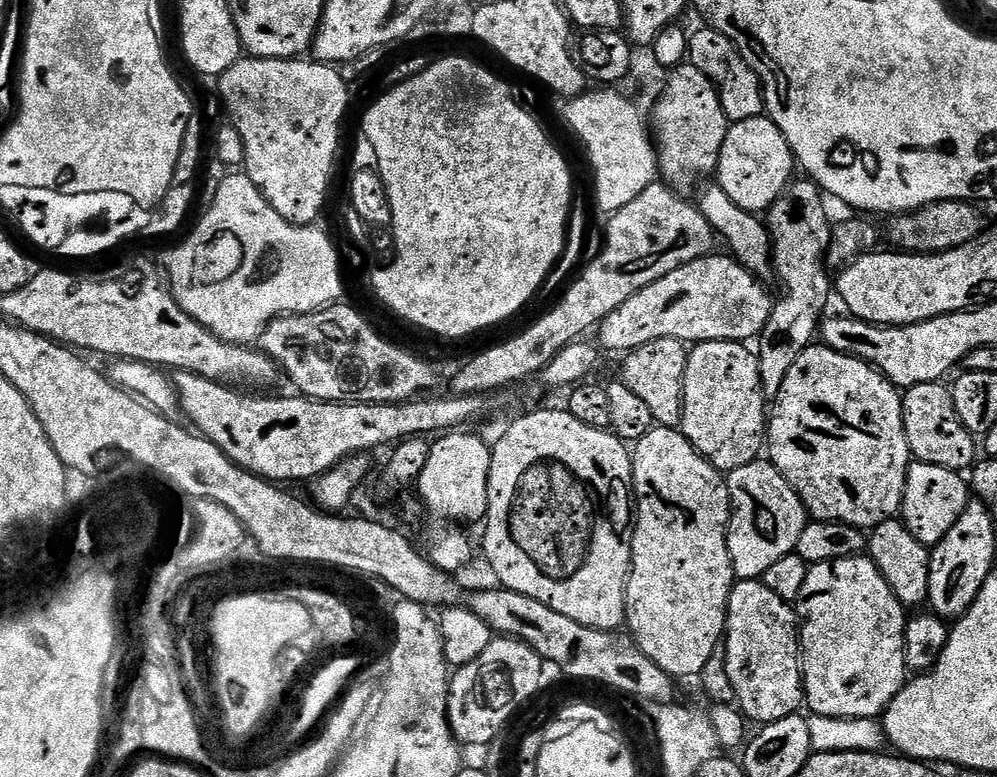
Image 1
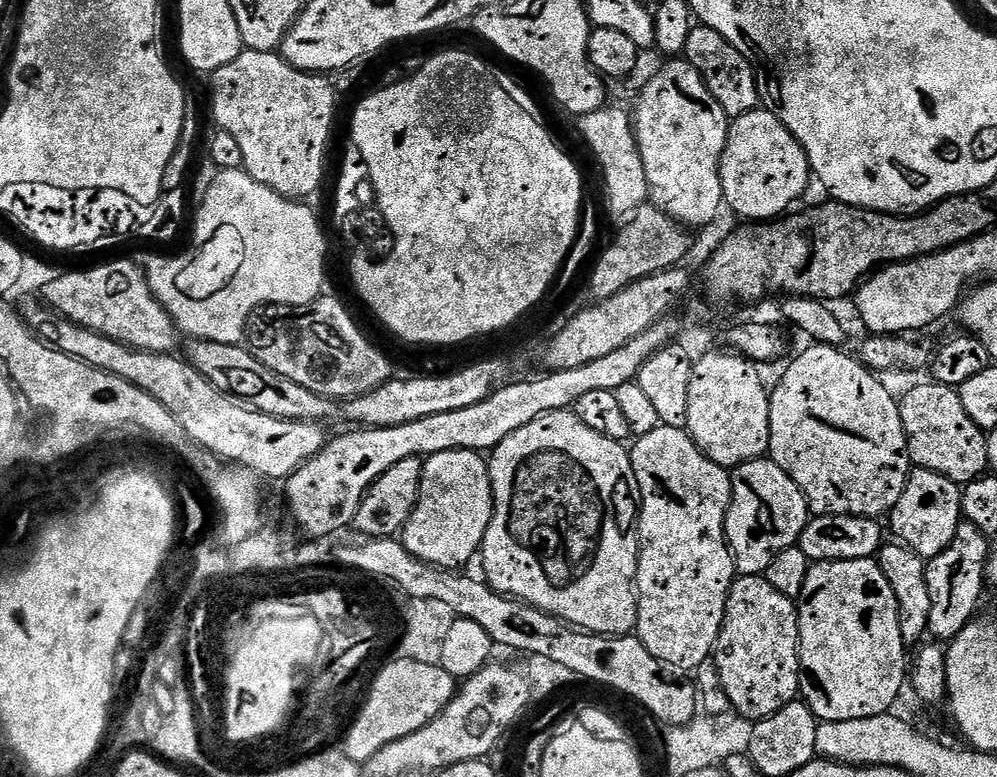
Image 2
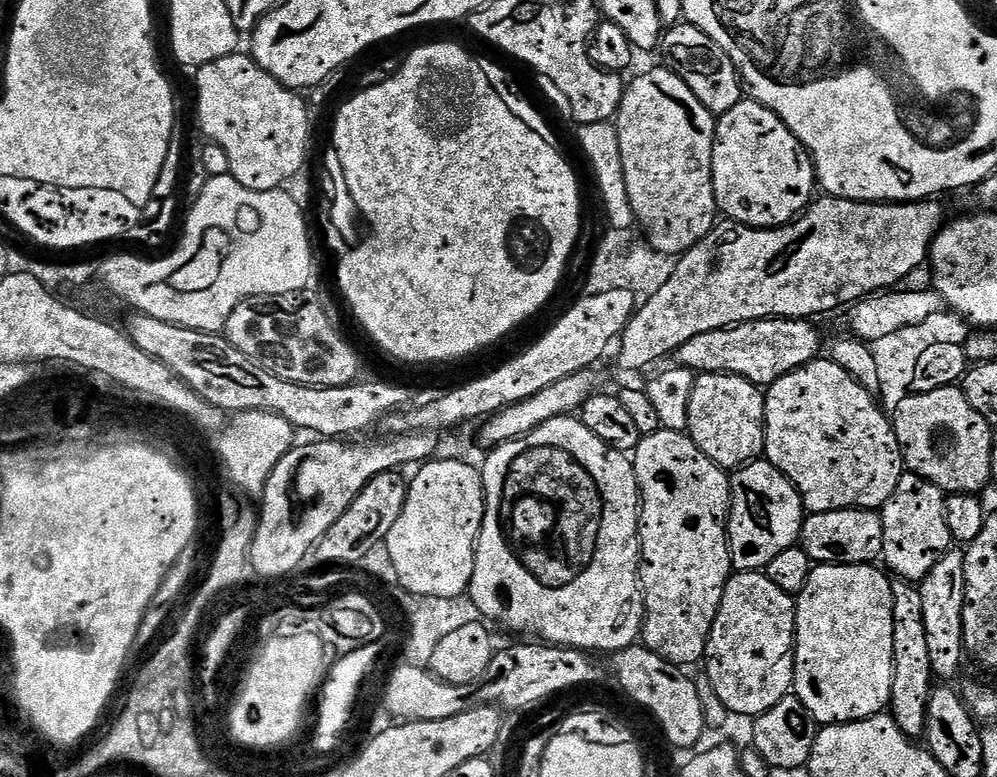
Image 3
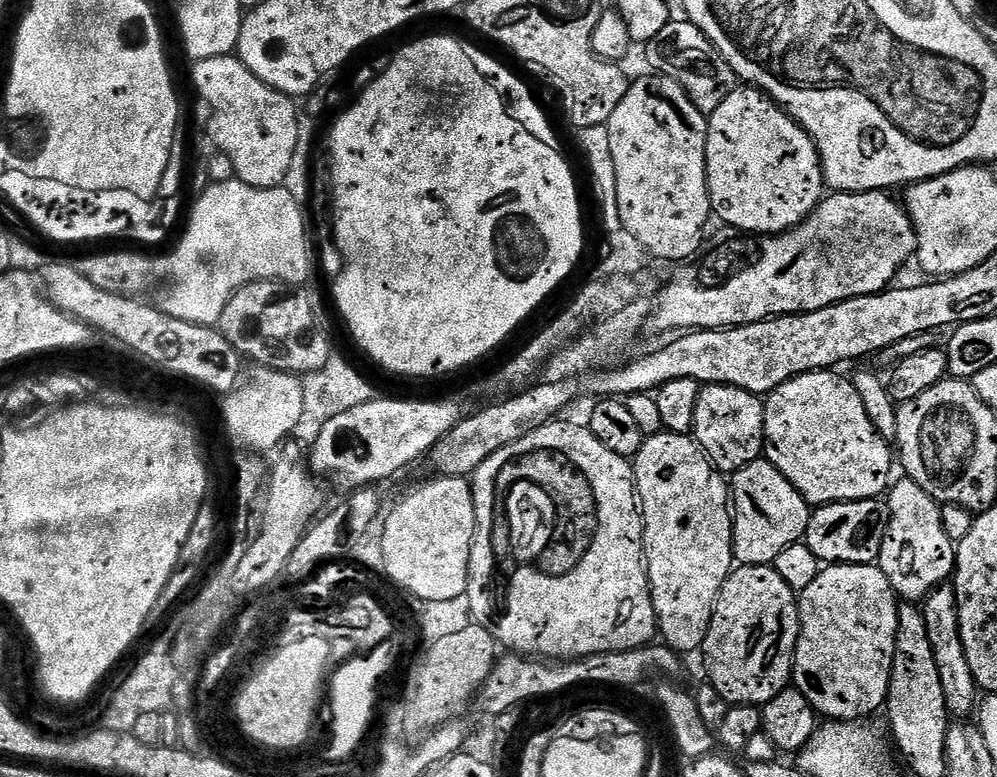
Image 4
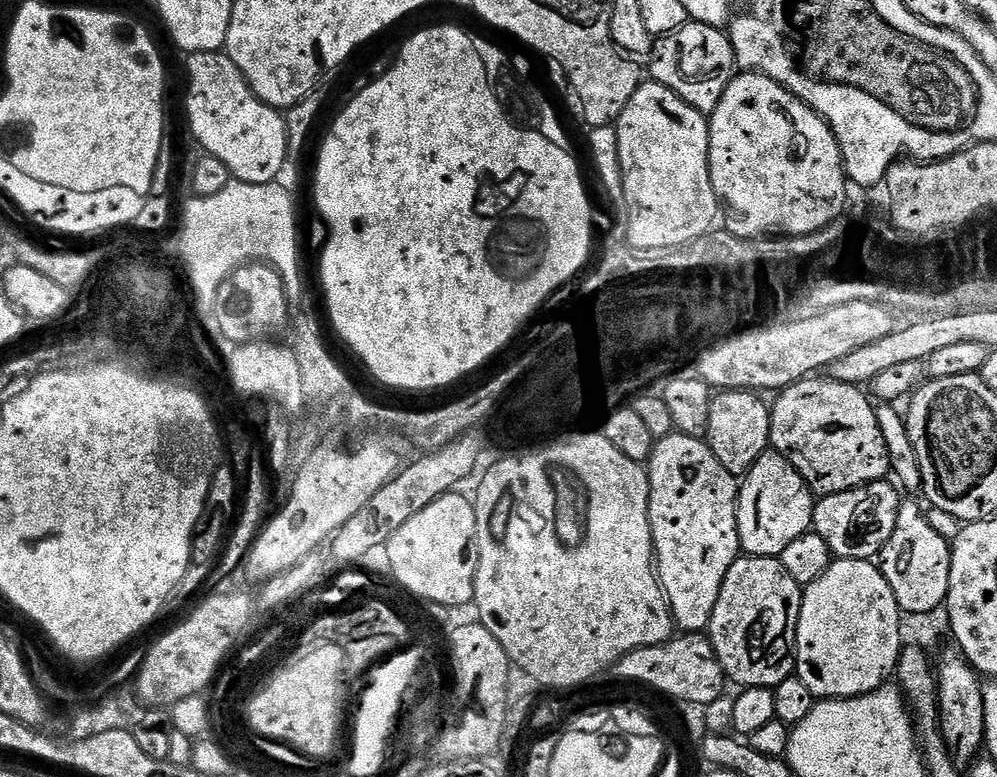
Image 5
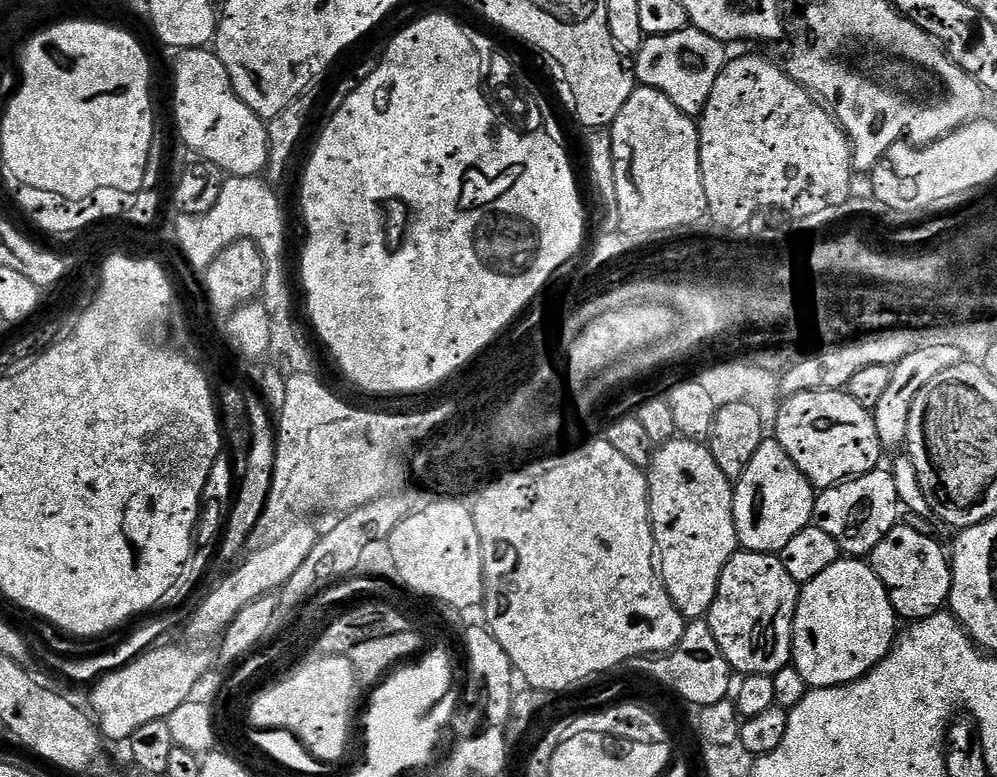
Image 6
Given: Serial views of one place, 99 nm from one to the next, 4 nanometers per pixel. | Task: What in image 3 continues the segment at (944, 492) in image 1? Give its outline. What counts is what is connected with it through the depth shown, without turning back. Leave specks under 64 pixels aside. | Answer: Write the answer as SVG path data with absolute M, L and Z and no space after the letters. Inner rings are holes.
M906 474L898 482L894 494L883 506L884 517L884 551L882 560L888 563L889 573L897 572L899 579L904 582L919 582L925 580L934 570L934 566L944 556L944 553L953 547L954 541L948 525L948 504L945 493L938 486L934 486L923 476Z

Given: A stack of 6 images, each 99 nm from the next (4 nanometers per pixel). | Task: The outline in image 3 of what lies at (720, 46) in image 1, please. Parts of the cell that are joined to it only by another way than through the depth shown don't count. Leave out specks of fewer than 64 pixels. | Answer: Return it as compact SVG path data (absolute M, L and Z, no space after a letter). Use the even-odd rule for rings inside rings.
M687 22L677 23L675 26L669 27L663 33L660 41L659 51L664 52L667 63L670 65L673 72L680 77L684 83L690 86L690 90L694 90L694 94L700 99L707 108L714 114L729 112L734 106L738 106L738 102L742 99L740 92L740 80L742 84L742 76L738 71L732 59L726 55L721 48L714 43L708 35L702 30L698 30L694 24Z

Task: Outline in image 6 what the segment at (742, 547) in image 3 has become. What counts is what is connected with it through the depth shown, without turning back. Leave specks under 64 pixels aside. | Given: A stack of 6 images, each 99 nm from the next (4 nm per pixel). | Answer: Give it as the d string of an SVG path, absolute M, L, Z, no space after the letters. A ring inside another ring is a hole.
M776 439L764 440L762 446L758 446L754 458L750 458L750 466L746 466L746 474L742 474L742 478L734 484L732 509L739 547L749 552L779 554L786 546L786 542L794 538L794 534L798 534L813 523L812 511L816 505L817 495L817 489L805 478L802 470L798 470L790 454L782 450L780 443Z

